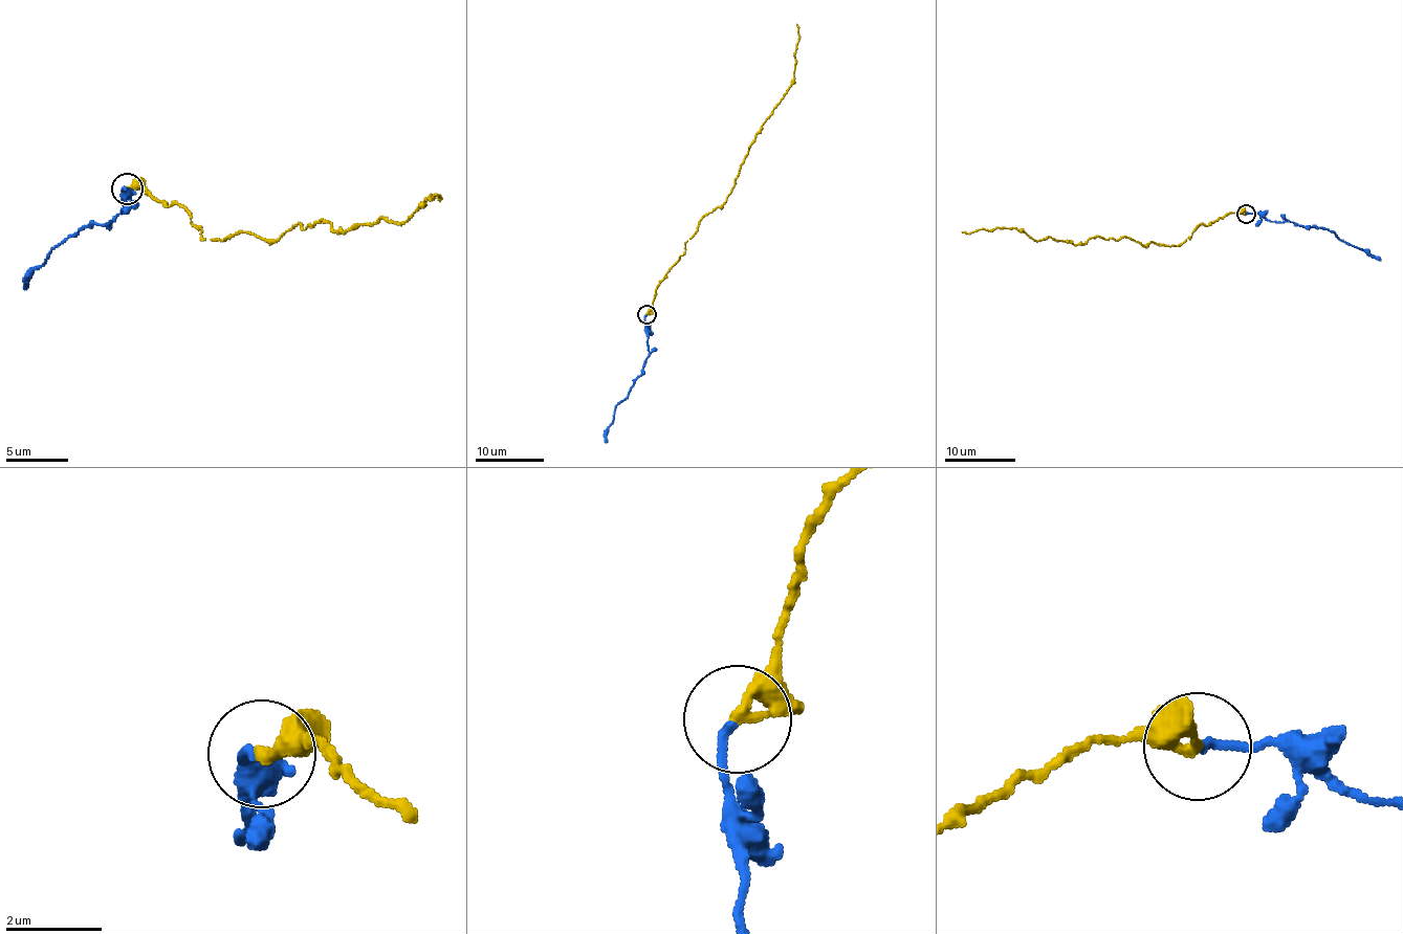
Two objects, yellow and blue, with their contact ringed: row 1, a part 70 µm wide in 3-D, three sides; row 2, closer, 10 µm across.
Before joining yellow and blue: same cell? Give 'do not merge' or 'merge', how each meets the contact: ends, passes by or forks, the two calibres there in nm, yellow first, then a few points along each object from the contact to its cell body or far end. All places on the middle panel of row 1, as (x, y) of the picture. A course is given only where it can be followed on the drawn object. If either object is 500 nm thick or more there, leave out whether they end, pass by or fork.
merge; yellow ends; blue ends; calibres 320 and 180 nm; course yellow (648, 314), (656, 287), (684, 253), (699, 221), (723, 204), (754, 135), (791, 84), (796, 24); course blue (648, 314), (648, 358), (643, 373), (615, 408), (605, 442)

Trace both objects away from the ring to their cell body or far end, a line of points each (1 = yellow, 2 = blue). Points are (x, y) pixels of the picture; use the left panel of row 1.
1: (128, 190), (175, 203), (204, 240), (243, 231), (276, 241), (324, 220), (343, 230), (402, 224), (438, 194)
2: (128, 190), (123, 190), (124, 207), (121, 213), (109, 223), (81, 227), (67, 236), (34, 271), (22, 290)

